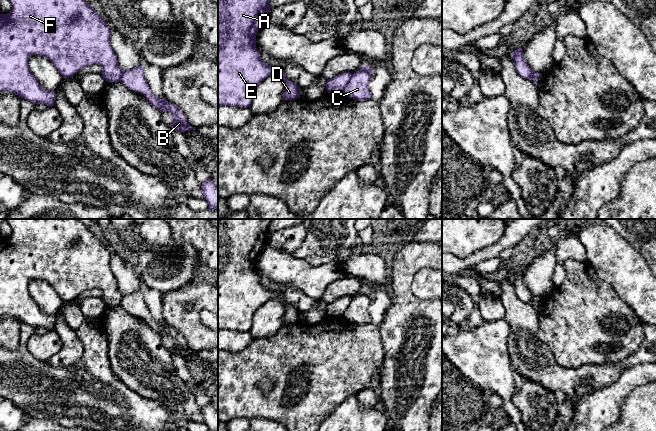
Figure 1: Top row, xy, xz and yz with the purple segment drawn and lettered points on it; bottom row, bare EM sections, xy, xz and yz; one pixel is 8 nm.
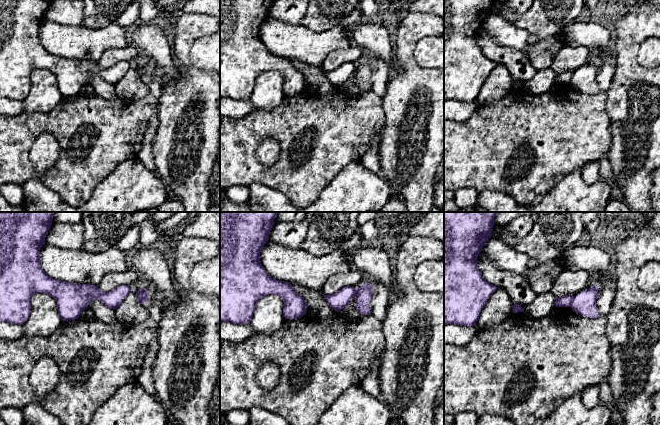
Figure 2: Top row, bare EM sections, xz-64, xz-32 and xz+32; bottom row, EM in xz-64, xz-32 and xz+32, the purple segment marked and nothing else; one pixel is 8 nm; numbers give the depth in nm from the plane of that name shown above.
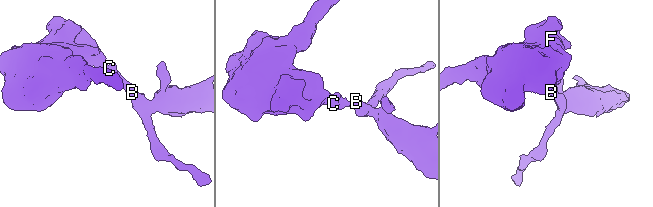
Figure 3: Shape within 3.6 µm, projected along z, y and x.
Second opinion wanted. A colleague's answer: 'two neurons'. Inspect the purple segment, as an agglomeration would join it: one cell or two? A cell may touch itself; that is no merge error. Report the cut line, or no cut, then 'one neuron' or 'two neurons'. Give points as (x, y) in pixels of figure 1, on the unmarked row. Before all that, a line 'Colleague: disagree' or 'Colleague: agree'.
Colleague: agree
xz (352, 298), (342, 315) | two neurons

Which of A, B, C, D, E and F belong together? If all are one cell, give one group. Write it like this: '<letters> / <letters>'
A D E F / B C

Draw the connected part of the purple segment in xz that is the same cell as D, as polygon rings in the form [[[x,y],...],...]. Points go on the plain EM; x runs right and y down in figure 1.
[[[218,219],[218,331],[250,331],[255,312],[267,301],[278,300],[285,306],[284,324],[300,321],[301,312],[286,302],[282,293],[266,288],[256,272],[256,259],[270,235],[270,225],[274,219]]]

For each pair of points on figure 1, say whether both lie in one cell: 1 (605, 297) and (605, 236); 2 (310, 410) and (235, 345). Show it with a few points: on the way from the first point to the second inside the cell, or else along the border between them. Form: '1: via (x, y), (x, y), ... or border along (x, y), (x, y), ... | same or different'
1: border along (590, 264), (595, 273), (608, 283), (621, 299) | different
2: border along (253, 339), (241, 350), (228, 351) | different

